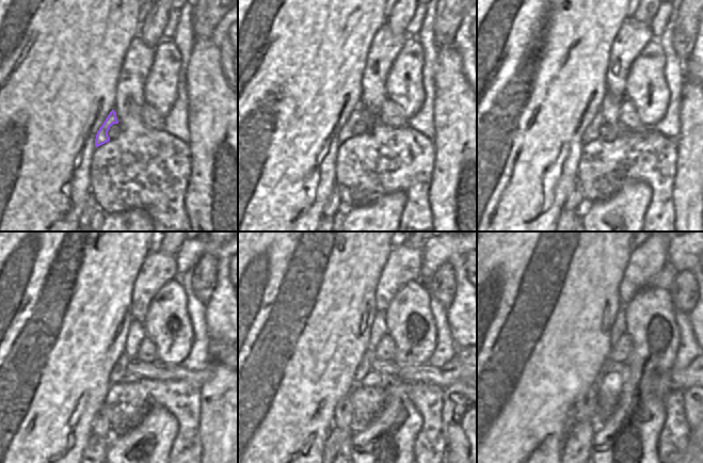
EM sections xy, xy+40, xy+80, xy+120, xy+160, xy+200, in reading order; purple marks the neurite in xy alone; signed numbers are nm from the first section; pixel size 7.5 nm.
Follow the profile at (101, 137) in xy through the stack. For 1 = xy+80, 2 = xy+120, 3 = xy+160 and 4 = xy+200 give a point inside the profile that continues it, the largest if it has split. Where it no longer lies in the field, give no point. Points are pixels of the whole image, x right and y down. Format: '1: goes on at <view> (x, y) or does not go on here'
1: goes on at xy+80 (598, 128)
2: goes on at xy+120 (124, 366)
3: goes on at xy+160 (453, 371)
4: goes on at xy+200 (693, 374)

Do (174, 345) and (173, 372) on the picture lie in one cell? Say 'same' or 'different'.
different

